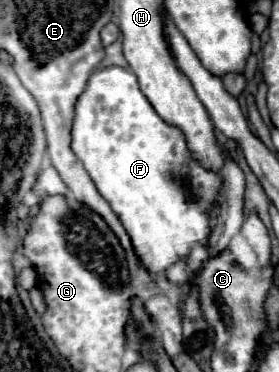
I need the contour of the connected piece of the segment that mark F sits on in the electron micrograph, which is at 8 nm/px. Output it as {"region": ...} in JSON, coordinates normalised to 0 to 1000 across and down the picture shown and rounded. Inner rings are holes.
{"region":[[[376,180],[319,207],[305,245],[276,266],[254,363],[262,411],[312,454],[362,530],[434,589],[434,605],[470,637],[477,675],[491,696],[505,696],[505,718],[520,718],[563,761],[591,755],[599,723],[670,696],[699,664],[742,664],[763,567],[792,513],[792,470],[720,449],[720,438],[692,427],[656,352],[642,341],[613,341],[556,304],[548,282],[505,250],[477,191],[448,180]]]}

